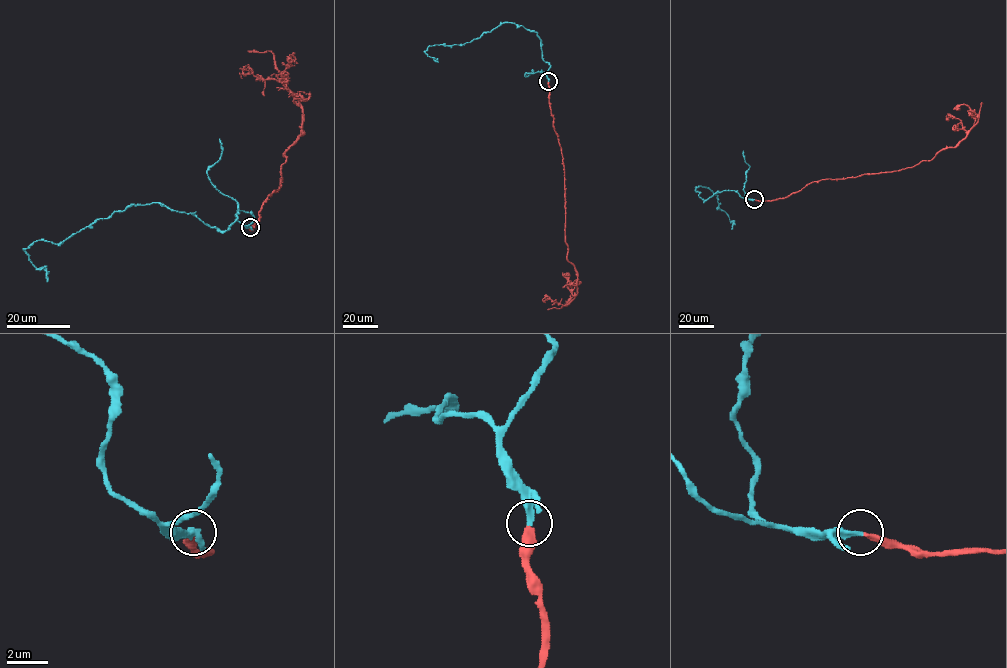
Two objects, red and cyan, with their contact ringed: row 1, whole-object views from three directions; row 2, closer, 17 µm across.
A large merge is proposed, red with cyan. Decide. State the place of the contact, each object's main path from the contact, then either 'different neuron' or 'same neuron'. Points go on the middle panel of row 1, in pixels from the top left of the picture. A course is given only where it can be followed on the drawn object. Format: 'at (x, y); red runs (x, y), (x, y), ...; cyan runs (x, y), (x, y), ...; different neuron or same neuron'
at (548, 81); red runs (548, 81), (553, 127), (562, 156), (566, 259), (577, 274), (577, 294), (566, 305), (571, 298), (571, 281); cyan runs (548, 81), (541, 40), (515, 24), (463, 44), (428, 47), (428, 56), (437, 58); same neuron

